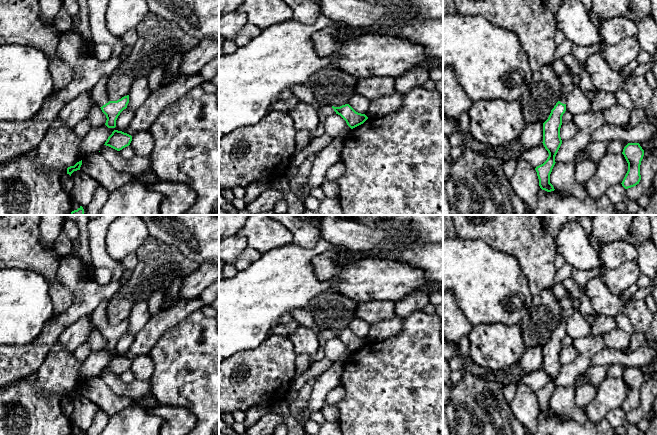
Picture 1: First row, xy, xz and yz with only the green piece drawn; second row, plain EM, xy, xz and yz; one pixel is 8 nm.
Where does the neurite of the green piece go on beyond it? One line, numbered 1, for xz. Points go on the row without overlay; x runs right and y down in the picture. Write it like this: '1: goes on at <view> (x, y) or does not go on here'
1: goes on at xz (324, 335)

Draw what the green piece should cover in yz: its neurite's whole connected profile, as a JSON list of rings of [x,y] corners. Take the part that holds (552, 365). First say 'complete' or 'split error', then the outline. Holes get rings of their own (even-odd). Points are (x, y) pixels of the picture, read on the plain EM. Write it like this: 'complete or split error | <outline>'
split error | [[[566,291],[565,296],[560,300],[563,309],[562,320],[556,327],[548,343],[543,347],[543,369],[548,375],[547,384],[535,392],[539,403],[539,410],[547,416],[554,415],[553,409],[550,407],[550,398],[555,389],[555,380],[562,368],[560,361],[560,352],[562,349],[562,340],[566,335],[567,320],[573,314],[572,296]]]

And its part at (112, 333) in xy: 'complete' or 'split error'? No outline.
split error

